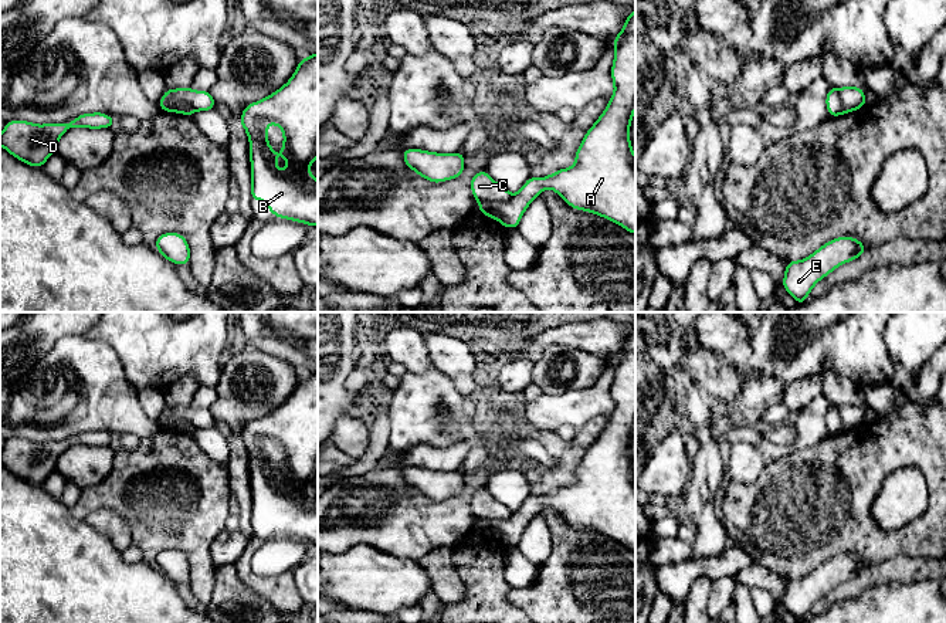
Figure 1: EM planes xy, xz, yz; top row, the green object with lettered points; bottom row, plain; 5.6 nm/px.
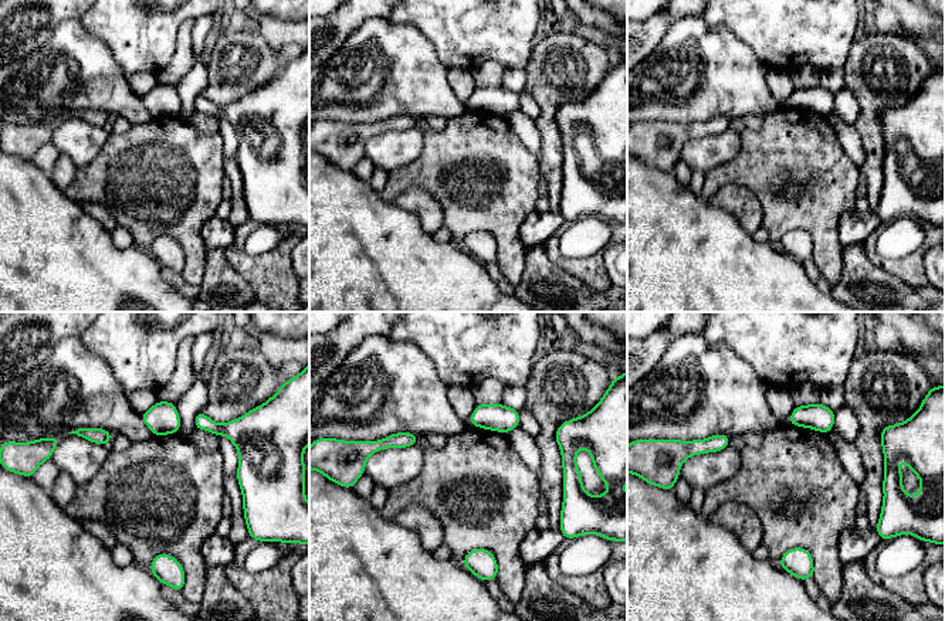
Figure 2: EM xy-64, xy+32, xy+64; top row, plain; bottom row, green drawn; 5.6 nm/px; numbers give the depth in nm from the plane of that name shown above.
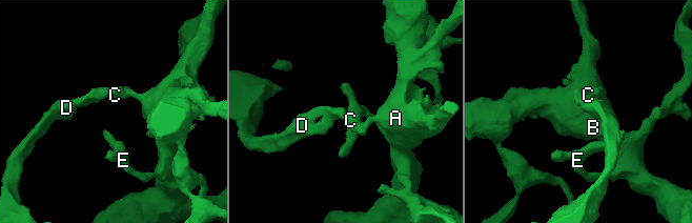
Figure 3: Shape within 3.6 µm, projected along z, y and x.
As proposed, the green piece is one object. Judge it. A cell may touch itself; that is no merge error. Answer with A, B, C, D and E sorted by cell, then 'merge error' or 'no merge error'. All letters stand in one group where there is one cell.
A B E / C D | merge error

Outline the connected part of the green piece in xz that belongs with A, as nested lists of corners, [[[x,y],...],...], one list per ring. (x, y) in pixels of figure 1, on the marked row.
[[[635,10],[628,14],[623,30],[611,41],[616,45],[611,67],[614,94],[607,99],[606,111],[581,139],[574,156],[576,163],[542,179],[530,176],[509,200],[482,200],[478,204],[482,216],[498,220],[506,228],[516,228],[530,202],[539,197],[543,189],[552,189],[570,207],[599,214],[635,234],[635,156],[630,142],[630,125],[635,114]]]

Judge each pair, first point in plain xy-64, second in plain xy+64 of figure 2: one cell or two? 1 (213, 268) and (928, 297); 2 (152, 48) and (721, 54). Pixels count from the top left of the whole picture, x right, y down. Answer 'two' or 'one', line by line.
1: one
2: two

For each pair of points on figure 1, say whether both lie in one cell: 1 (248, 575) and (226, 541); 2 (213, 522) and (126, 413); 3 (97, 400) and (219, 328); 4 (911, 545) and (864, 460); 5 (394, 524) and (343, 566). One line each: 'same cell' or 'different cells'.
1: different cells
2: different cells
3: different cells
4: same cell
5: different cells

